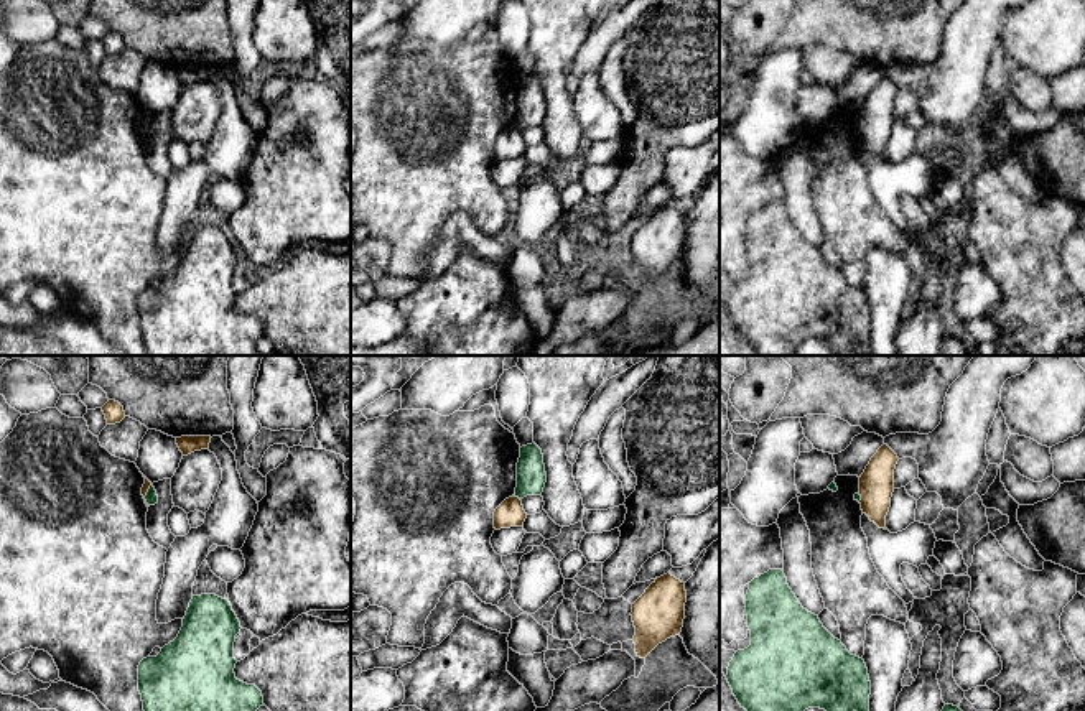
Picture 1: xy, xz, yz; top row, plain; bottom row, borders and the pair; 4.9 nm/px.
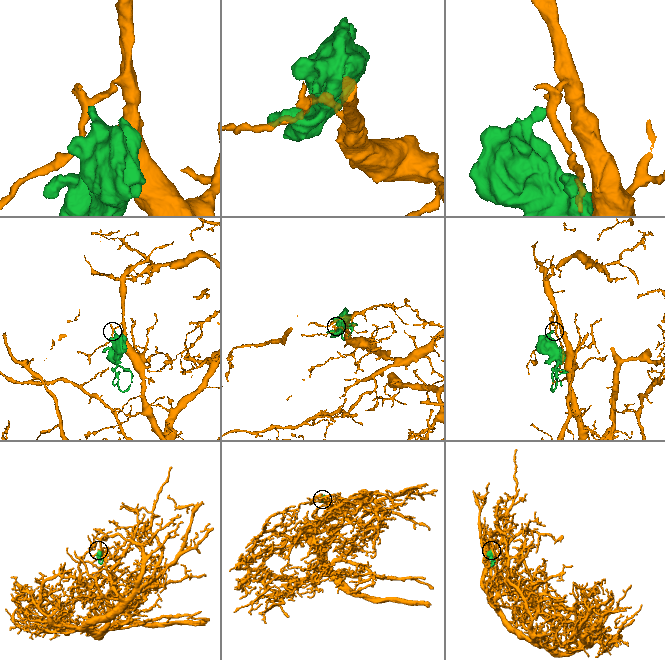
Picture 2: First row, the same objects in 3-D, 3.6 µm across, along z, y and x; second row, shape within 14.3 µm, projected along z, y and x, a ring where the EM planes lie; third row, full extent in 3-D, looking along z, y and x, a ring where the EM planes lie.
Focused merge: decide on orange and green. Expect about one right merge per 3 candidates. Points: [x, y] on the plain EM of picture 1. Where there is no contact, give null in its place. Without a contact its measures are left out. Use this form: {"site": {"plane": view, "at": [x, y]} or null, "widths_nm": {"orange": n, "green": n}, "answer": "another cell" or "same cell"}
{"site": {"plane": "xz", "at": [517, 129]}, "widths_nm": {"orange": 130, "green": 140}, "answer": "another cell"}

